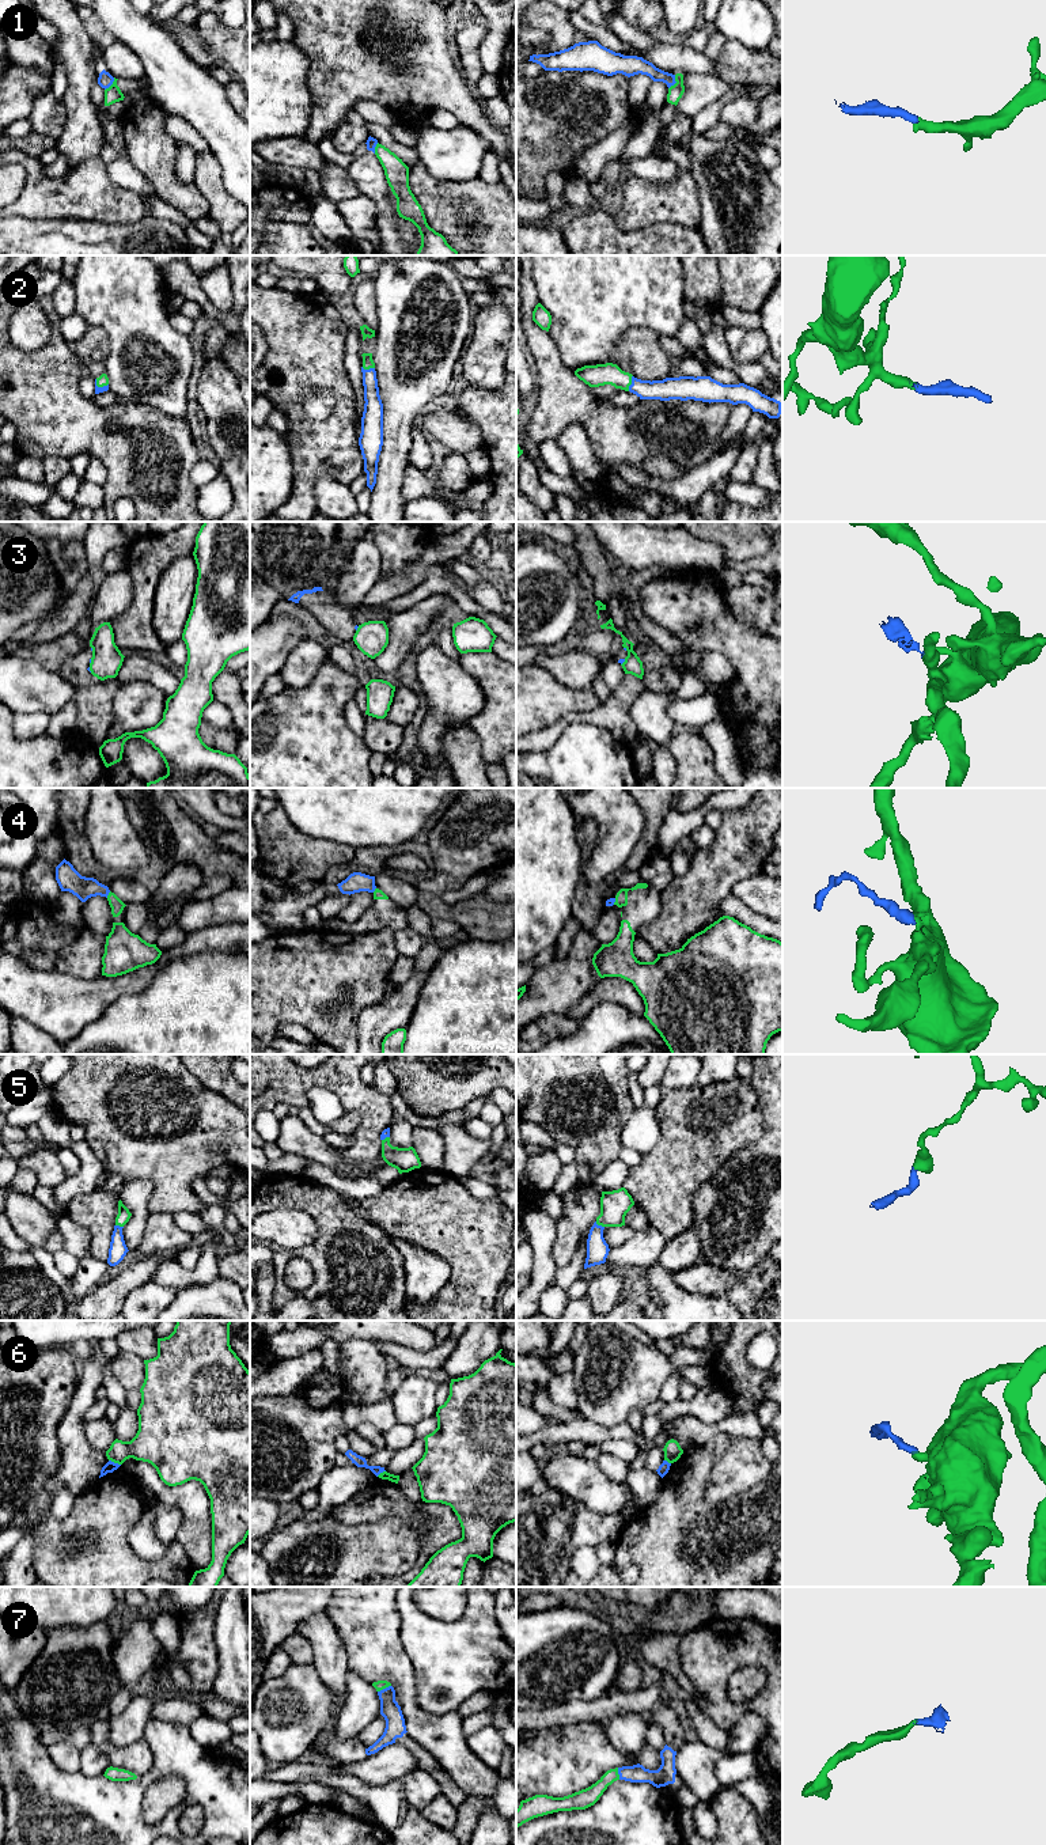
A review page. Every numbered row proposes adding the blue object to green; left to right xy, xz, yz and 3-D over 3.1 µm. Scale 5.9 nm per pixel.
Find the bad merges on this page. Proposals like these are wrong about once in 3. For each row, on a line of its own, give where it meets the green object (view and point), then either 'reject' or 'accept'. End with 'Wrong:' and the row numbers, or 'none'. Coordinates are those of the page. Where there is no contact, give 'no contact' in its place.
1: contact yz (675, 80); reject
2: contact yz (630, 383); accept
3: contact yz (624, 662); reject
4: contact xy (109, 894); reject
5: contact yz (599, 1224); accept
6: contact xy (114, 1462); reject
7: contact xz (383, 1688); accept
Wrong: 1, 3, 4, 6

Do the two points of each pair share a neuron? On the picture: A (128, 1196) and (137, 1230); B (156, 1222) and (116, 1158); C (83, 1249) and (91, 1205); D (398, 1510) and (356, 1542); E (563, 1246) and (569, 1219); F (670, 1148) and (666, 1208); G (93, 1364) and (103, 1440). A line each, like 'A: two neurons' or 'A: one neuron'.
A: one neuron
B: two neurons
C: two neurons
D: two neurons
E: one neuron
F: one neuron
G: two neurons

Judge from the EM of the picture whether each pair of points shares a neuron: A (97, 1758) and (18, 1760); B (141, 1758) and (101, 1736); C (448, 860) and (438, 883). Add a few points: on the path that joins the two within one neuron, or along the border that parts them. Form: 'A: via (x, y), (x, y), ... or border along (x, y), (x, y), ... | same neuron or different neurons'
A: border along (78, 1770), (88, 1776), (102, 1776) | different neurons
B: via (131, 1757), (117, 1757), (107, 1747) | same neuron
C: via (448, 866), (448, 872), (443, 878) | same neuron

